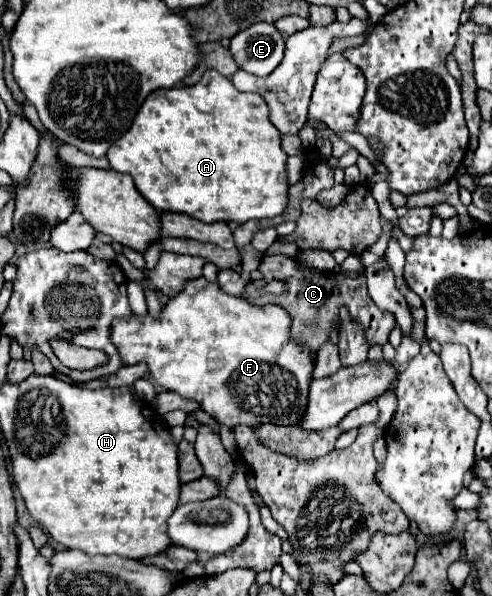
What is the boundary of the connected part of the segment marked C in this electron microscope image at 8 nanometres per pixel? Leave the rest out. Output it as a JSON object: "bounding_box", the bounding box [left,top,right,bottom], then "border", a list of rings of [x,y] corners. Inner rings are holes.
{"bounding_box":[243,254,395,354],"border":[[[275,254],[275,256],[263,256],[261,264],[259,264],[259,272],[263,274],[263,280],[257,282],[249,282],[247,290],[243,294],[245,300],[249,300],[249,304],[267,304],[267,302],[275,302],[281,308],[285,308],[291,316],[291,328],[289,328],[289,336],[301,344],[307,346],[313,354],[317,354],[317,350],[329,340],[329,332],[331,330],[339,330],[341,328],[341,320],[339,320],[339,308],[347,306],[351,318],[363,326],[365,330],[365,338],[369,346],[385,346],[389,342],[389,332],[395,328],[395,320],[393,314],[379,310],[369,292],[367,292],[367,280],[365,276],[345,276],[343,282],[337,280],[337,274],[329,274],[329,272],[321,272],[321,270],[311,270],[311,268],[301,268],[299,262],[295,258],[283,256],[283,254]],[[273,278],[281,278],[287,282],[287,292],[281,296],[257,296],[257,288],[261,288],[263,284],[267,284]]]}

